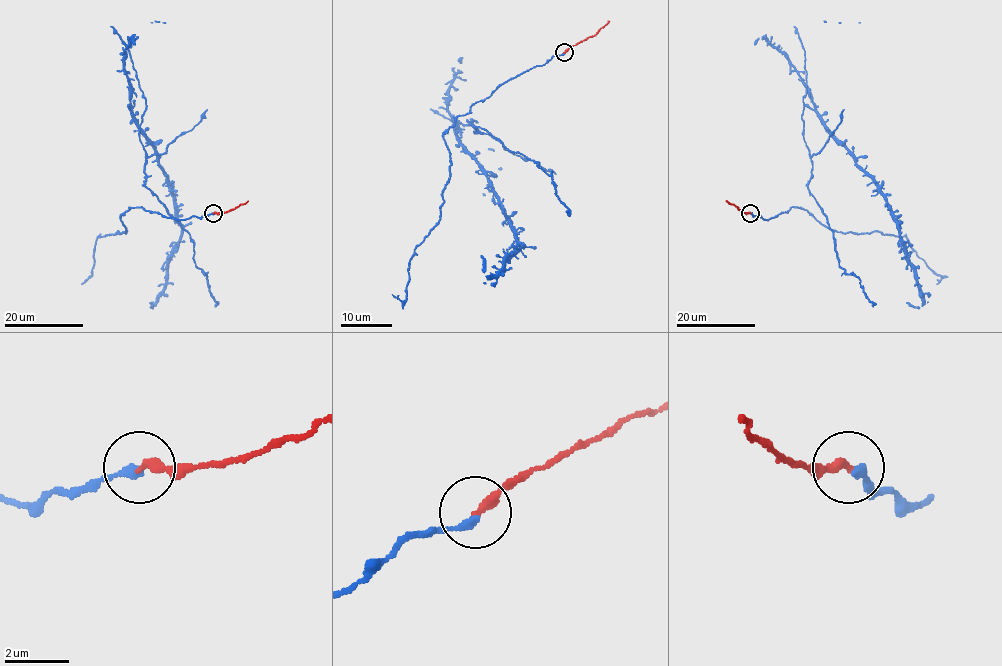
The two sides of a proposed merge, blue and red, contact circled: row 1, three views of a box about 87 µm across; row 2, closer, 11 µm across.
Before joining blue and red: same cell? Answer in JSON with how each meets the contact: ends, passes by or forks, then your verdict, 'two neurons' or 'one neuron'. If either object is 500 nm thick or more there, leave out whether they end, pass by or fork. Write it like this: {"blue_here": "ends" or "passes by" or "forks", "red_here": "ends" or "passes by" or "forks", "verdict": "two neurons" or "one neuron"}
{"blue_here": "ends", "red_here": "ends", "verdict": "one neuron"}

